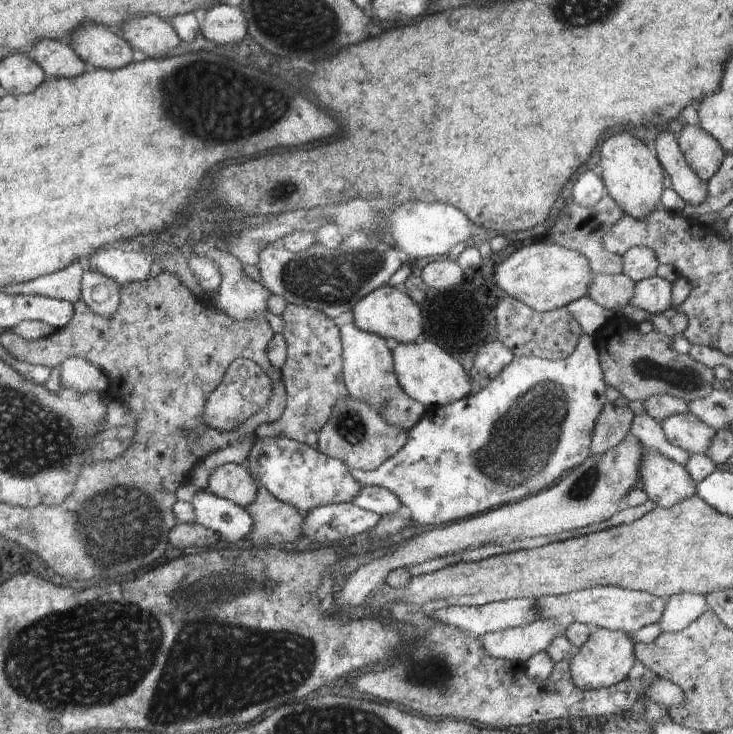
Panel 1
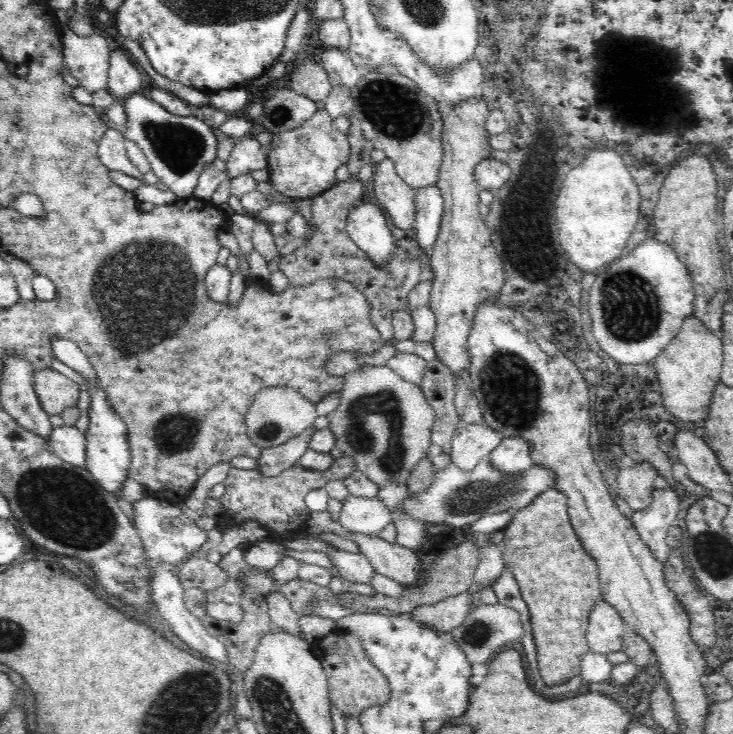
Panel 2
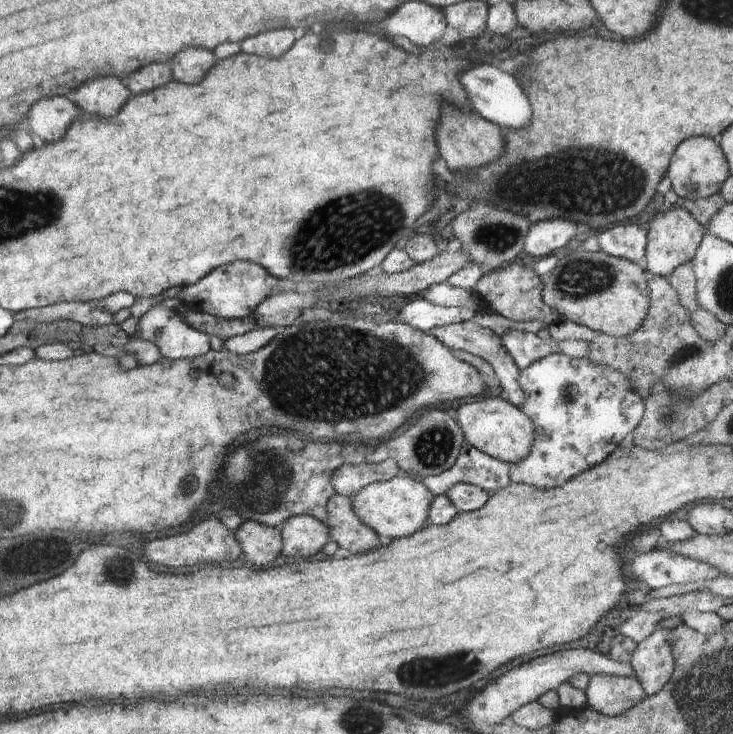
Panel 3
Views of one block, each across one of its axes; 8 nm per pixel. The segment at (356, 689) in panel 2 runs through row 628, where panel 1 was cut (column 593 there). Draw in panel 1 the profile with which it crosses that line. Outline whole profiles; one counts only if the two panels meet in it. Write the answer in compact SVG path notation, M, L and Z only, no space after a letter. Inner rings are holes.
M614 316L593 334L593 339L597 344L605 383L616 388L628 401L643 403L653 396L668 395L689 403L706 398L715 390L713 370L688 353L676 351L672 337L664 333L654 330L641 334L633 321Z

